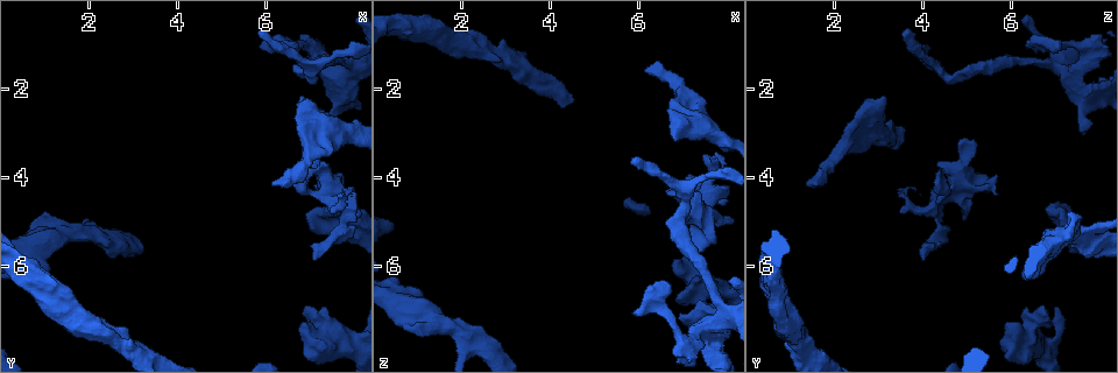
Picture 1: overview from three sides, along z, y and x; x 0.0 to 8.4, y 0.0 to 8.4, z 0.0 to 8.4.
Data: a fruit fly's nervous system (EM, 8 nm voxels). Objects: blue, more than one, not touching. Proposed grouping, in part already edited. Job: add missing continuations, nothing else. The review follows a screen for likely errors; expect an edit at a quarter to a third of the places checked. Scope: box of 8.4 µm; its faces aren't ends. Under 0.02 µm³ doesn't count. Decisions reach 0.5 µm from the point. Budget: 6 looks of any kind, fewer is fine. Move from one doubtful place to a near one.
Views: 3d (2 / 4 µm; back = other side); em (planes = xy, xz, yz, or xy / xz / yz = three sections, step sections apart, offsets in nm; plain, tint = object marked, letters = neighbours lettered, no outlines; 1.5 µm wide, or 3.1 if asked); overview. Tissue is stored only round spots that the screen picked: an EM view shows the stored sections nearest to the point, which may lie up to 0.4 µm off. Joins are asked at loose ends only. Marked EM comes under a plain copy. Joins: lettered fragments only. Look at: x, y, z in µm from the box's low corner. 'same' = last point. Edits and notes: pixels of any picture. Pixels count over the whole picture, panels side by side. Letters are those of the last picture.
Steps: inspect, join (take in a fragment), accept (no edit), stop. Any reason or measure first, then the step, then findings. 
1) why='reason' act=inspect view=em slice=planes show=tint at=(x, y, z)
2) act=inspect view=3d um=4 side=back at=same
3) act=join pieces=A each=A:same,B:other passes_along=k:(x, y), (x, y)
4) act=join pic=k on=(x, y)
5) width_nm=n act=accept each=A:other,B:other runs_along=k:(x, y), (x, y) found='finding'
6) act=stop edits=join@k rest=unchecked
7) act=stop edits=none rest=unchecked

act=inspect view=3d um=2 at=(5.85, 1.10, 7.10)

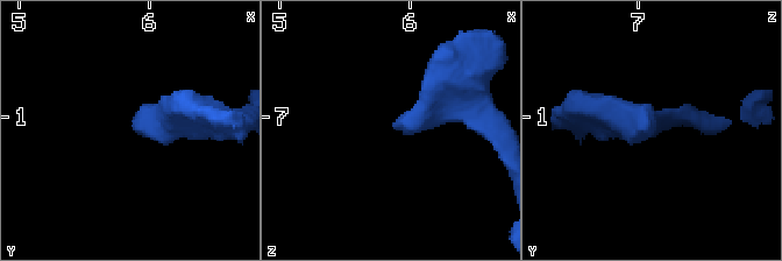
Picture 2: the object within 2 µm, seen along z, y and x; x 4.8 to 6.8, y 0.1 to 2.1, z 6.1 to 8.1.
act=inspect view=em slice=xy step=8 show=letters at=(5.88, 1.10, 7.08)

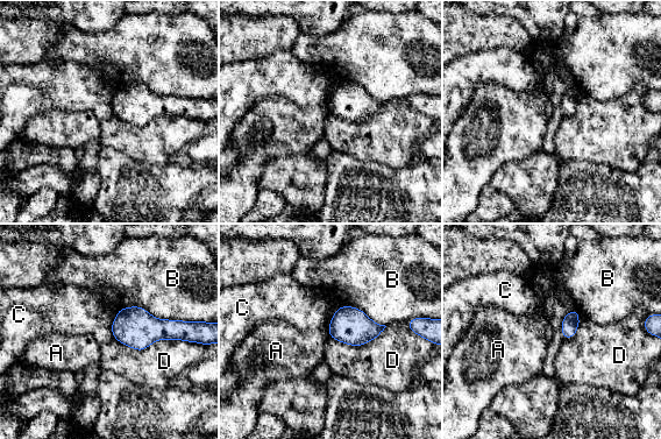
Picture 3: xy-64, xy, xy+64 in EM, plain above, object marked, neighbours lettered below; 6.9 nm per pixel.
longest_contact=D:480nm act=accept each=A:other,B:other,C:other,D:other border=3:(327, 331), (329, 335) found='none of them fits'

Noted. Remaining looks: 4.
why='branch stops here' act=inspect view=em slice=xy step=8 show=tint at=(7.15, 4.75, 7.15)

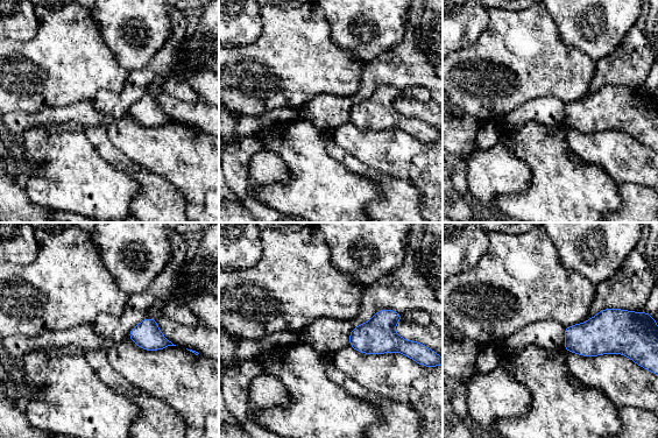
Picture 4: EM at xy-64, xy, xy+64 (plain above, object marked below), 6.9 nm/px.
why='another direction' act=inspect view=em slice=planes show=letters at=same

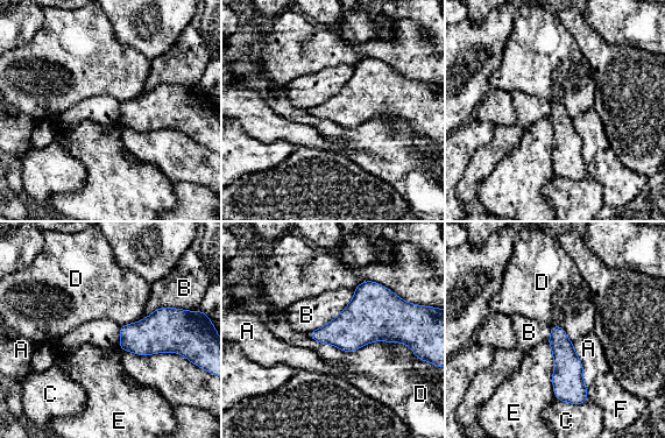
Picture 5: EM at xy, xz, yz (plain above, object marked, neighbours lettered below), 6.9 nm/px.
width_nm=150 act=accept each=A:other,B:other,C:other,D:other,E:other,F:other border=5:(306, 333), (412, 351) found='no lettered fragment goes on from it'

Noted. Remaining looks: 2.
why='stops while still wide' act=inspect view=3d um=4 at=(6.80, 2.15, 3.15)

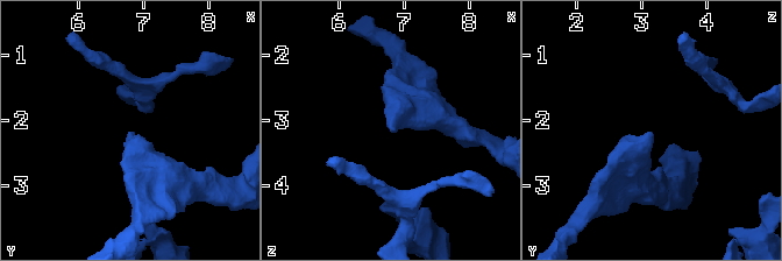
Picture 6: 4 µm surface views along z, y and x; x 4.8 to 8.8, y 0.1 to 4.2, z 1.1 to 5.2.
arm_widths_nm=240,420 why='need the tissue' act=inspect view=em slice=xy step=4 show=letters at=(6.80, 2.15, 3.15)

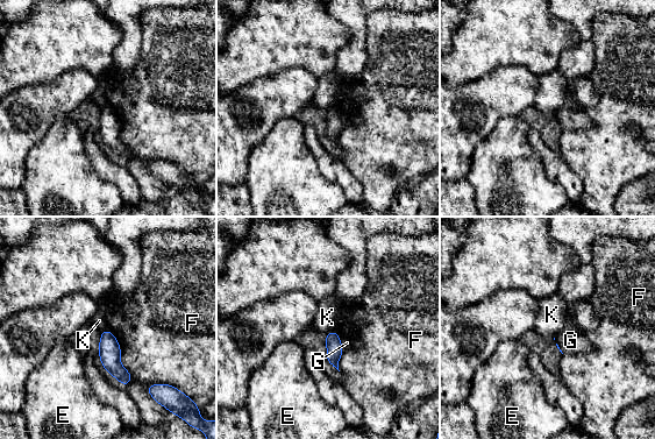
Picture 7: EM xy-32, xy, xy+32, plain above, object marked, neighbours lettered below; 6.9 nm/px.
act=accept each=E:other,F:other,G:other,K:other border=7:(335, 330), (325, 335) found='none of them fits'

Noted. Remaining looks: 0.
act=stop edits=none rest=unchecked

